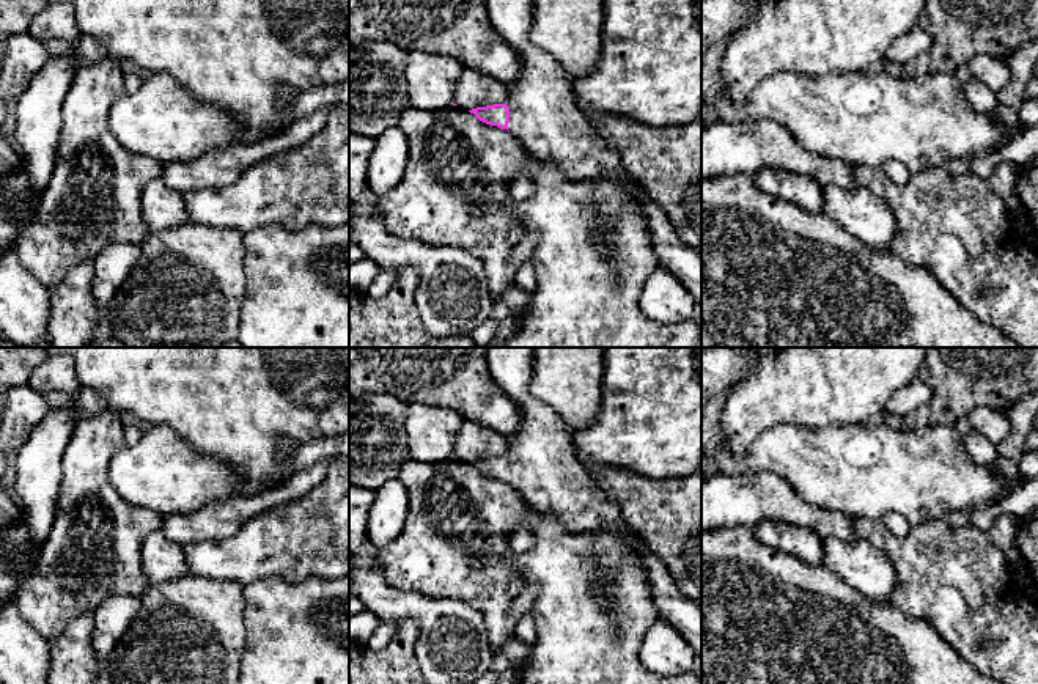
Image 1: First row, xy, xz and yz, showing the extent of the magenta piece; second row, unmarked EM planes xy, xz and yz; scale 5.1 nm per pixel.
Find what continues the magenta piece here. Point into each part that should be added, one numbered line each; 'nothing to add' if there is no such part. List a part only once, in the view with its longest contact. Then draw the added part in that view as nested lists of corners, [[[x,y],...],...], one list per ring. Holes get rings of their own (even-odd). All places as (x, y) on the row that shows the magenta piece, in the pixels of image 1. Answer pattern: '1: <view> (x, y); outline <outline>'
1: xz (544, 117); outline [[[486,0],[495,31],[522,58],[521,75],[505,85],[510,107],[508,131],[543,164],[552,164],[571,181],[594,179],[621,165],[620,153],[609,148],[598,129],[585,118],[565,68],[530,41],[533,0]]]

